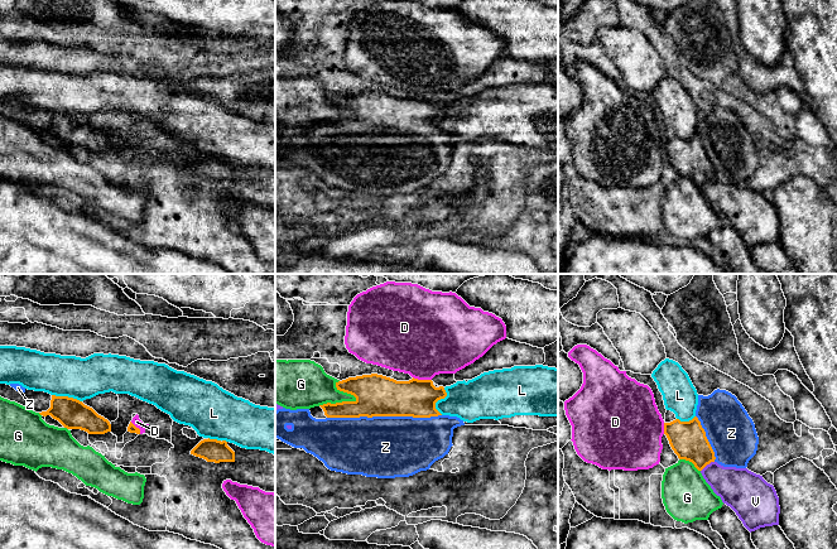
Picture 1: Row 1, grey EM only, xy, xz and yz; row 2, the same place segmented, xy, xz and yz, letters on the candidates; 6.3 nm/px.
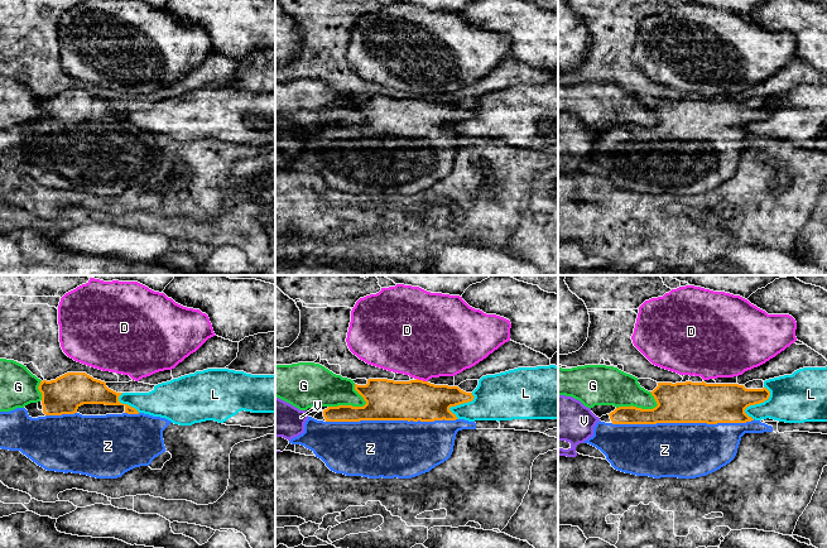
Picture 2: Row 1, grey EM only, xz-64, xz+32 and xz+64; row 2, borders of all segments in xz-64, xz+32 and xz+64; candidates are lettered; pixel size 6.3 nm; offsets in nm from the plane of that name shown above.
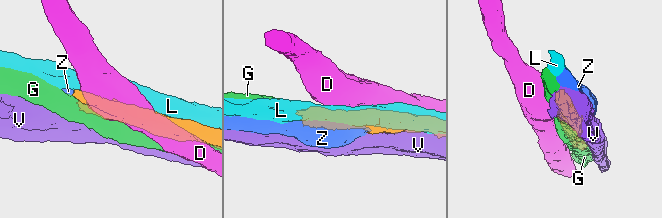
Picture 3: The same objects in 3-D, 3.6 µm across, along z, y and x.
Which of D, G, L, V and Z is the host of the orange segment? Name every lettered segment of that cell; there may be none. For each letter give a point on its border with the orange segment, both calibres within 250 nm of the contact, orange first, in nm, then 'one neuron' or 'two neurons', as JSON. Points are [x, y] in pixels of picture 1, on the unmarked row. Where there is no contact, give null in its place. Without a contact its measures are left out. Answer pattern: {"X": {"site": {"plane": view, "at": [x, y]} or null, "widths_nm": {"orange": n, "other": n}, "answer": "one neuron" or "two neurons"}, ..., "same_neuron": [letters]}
{"D": {"site": {"plane": "xz", "at": [422, 97]}, "widths_nm": {"orange": 240, "other": 460}, "answer": "two neurons"}, "G": {"site": {"plane": "xz", "at": [337, 120]}, "widths_nm": {"orange": 260, "other": 320}, "answer": "two neurons"}, "L": {"site": {"plane": "xz", "at": [438, 116]}, "widths_nm": {"orange": 240, "other": 260}, "answer": "two neurons"}, "V": {"site": {"plane": "yz", "at": [707, 181]}, "widths_nm": {"orange": 240, "other": 260}, "answer": "two neurons"}, "Z": {"site": {"plane": "xz", "at": [384, 133]}, "widths_nm": {"orange": 260, "other": 400}, "answer": "one neuron"}, "same_neuron": ["Z"]}

